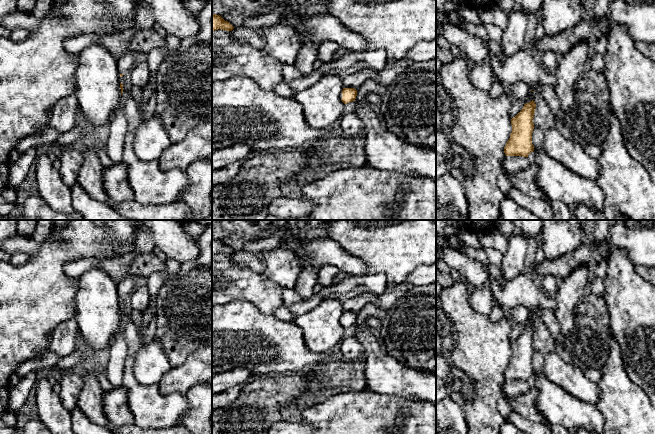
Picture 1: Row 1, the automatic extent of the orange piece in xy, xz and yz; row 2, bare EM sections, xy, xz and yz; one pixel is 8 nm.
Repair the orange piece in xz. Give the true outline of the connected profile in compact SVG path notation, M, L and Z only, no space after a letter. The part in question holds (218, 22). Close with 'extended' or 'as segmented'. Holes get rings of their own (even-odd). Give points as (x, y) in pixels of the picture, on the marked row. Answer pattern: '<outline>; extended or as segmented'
M212 13L212 31L218 29L232 31L234 27L228 21L225 21L220 15Z; as segmented

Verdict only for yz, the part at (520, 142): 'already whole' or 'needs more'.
already whole

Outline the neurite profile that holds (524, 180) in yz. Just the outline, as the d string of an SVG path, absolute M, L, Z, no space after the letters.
M534 163L521 171L509 172L509 175L514 187L532 198L545 200L546 196L538 188L538 185L535 182L538 171L538 165Z

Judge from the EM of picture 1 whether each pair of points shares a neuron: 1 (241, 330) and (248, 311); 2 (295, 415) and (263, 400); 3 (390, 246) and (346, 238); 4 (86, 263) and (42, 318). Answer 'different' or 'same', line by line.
1: same
2: different
3: same
4: different

